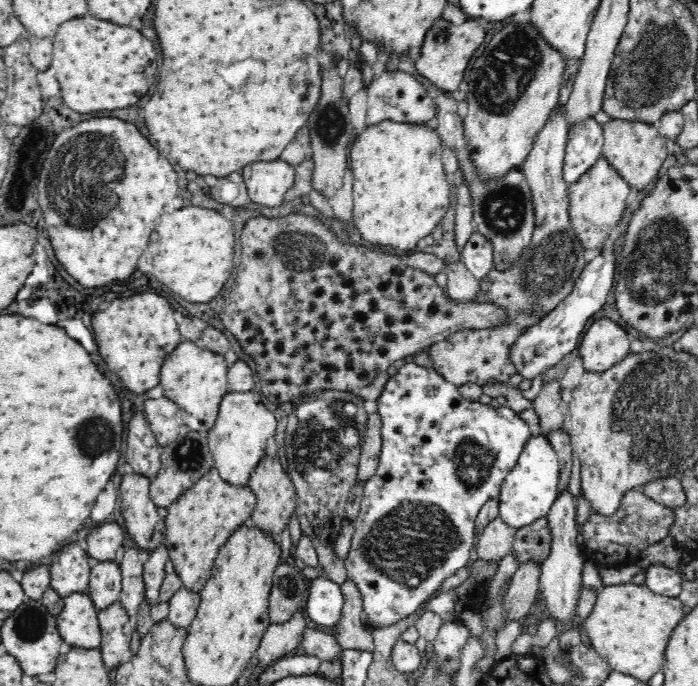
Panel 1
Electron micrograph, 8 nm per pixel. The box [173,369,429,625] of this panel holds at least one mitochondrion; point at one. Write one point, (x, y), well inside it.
(318, 443)

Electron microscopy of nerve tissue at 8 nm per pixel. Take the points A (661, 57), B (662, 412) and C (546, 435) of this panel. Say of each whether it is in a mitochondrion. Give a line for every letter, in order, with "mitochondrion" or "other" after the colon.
A: mitochondrion
B: mitochondrion
C: other

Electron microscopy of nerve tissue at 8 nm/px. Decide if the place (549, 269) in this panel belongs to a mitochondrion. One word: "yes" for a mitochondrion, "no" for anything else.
yes

